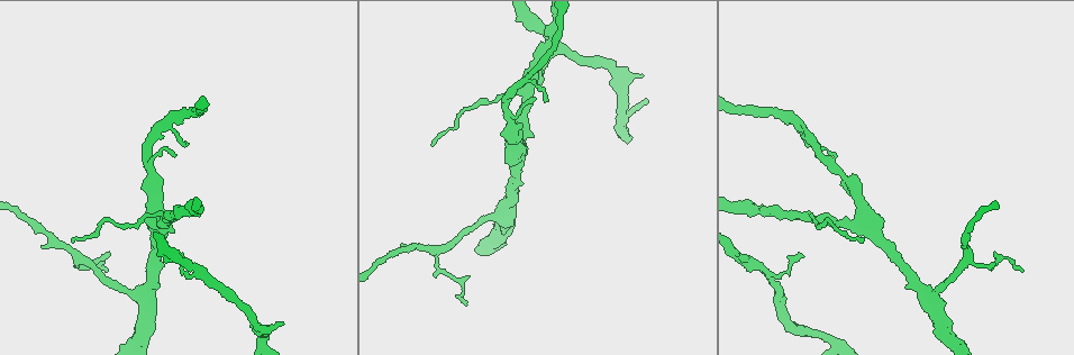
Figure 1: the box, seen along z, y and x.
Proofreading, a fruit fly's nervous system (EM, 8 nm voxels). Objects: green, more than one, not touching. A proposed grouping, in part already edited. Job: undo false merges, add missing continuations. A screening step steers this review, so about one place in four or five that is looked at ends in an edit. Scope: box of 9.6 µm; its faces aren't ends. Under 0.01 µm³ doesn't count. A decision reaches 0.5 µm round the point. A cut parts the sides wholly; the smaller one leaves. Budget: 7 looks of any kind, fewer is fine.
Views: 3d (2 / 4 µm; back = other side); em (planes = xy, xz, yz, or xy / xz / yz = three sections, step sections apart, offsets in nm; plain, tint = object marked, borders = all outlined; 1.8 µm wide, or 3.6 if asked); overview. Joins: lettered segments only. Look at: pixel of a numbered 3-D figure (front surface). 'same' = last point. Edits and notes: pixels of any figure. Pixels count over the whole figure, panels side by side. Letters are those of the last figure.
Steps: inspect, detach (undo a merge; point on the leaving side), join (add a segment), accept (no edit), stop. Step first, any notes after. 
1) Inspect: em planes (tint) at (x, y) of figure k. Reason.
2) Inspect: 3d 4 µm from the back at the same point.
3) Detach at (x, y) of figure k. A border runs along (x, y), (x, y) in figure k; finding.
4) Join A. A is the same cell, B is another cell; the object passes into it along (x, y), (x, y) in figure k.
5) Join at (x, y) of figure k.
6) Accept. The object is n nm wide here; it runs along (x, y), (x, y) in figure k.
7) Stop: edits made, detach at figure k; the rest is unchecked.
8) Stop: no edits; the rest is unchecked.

Inspect: em xy step 8 (tint) at (282, 325) of figure 1. Free end.

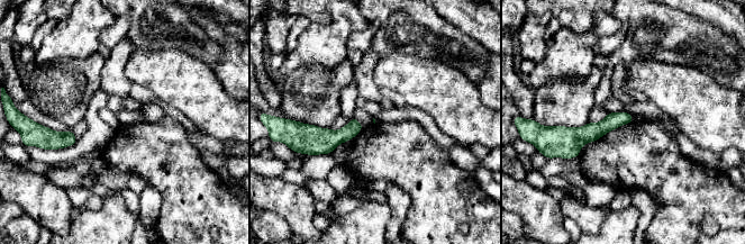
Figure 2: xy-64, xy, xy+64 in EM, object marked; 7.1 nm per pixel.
Inspect: em yz step 16 (borders) at the same point. Another direction.

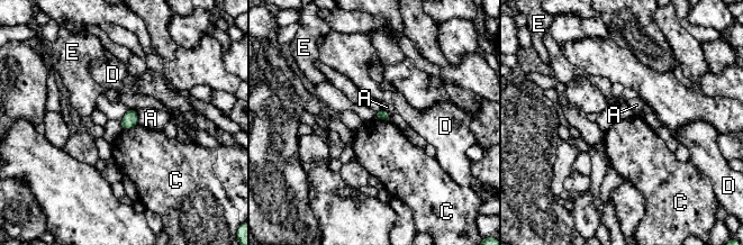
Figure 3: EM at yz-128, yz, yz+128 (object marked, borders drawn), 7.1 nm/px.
Accept. A, C, D and E are other cells; no lettered segment goes on from it.

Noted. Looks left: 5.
Inspect: em planes (tint) at (167, 222) of figure 1. Three arms meet.

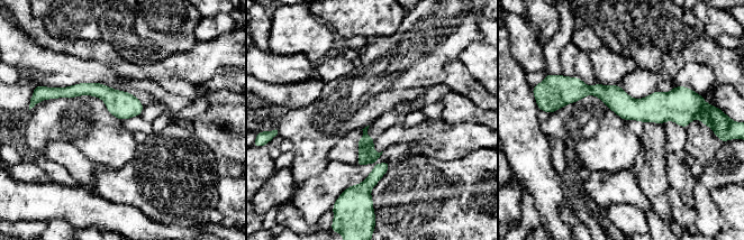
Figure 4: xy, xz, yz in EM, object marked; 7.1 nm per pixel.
Inspect: em planes (borders) at the same point. What lies round it.

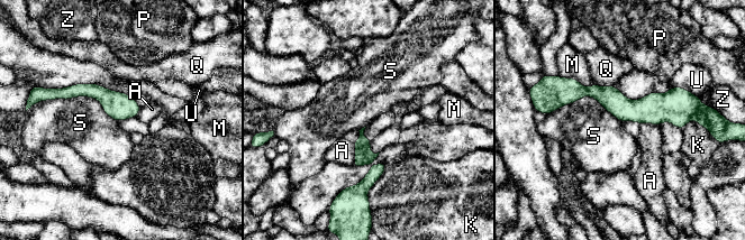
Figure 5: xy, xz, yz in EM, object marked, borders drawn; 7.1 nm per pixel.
Accept. A, K, M, P, Q, S, U and Z are other cells; a border runs along (42, 100), (91, 97), (118, 121) in figure 5; all the same cell.

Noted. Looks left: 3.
Inspect: 3d 4 µm at (769, 273) of figure 1. Thick turns thin.

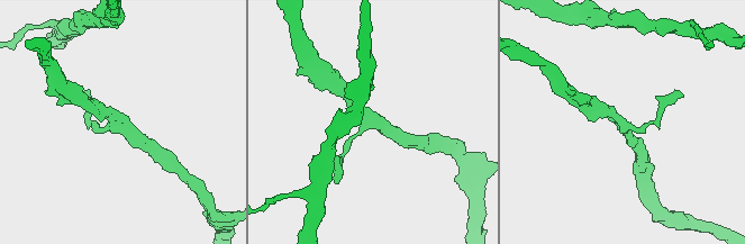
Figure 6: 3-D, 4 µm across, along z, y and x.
Inspect: em planes (borders) at (620, 124) of figure 6. Now the EM.

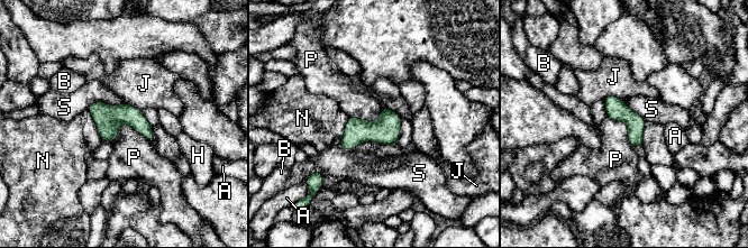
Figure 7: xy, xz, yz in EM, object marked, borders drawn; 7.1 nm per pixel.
Accept. The longest contact is with P, 300 nm; A, B, H, J, N, P and S are other cells; a border runs along (110, 143), (120, 125), (152, 143) in figure 7; all the same cell.

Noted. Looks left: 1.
Stop: no edits; the rest is unchecked.

